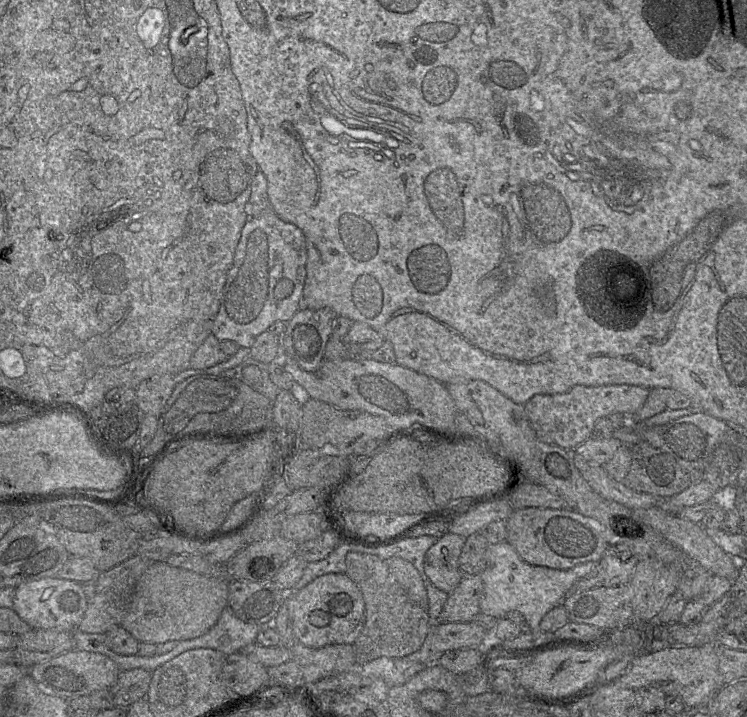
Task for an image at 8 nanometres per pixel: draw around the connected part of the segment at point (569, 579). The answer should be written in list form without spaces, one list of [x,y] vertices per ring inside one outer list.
[[[507,541],[489,544],[486,551],[486,568],[480,574],[483,592],[480,611],[498,619],[508,612],[522,613],[531,632],[540,632],[542,618],[554,607],[562,604],[573,584],[597,568],[599,562],[585,562],[570,569],[559,570],[545,566],[534,566],[525,562]]]

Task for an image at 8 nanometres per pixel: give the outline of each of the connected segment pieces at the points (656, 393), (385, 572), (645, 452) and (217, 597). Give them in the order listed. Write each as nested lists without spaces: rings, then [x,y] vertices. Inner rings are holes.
[[[654,388],[642,407],[630,417],[632,422],[642,422],[647,418],[655,416],[665,410],[677,410],[691,407],[688,396],[672,388]]]
[[[348,552],[345,559],[347,576],[359,587],[365,603],[365,624],[353,643],[358,663],[365,664],[380,657],[405,657],[420,649],[430,629],[426,610],[413,602],[390,573],[385,560],[361,552]]]
[[[640,440],[631,446],[632,463],[623,483],[636,492],[666,500],[691,484],[688,471],[667,452]]]
[[[152,562],[139,578],[120,626],[139,642],[161,644],[183,641],[206,634],[228,605],[228,578],[216,578]]]

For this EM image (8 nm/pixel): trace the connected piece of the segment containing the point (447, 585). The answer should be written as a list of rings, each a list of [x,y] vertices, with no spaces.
[[[446,533],[424,556],[424,572],[439,590],[450,594],[463,579],[458,560],[466,538]]]

